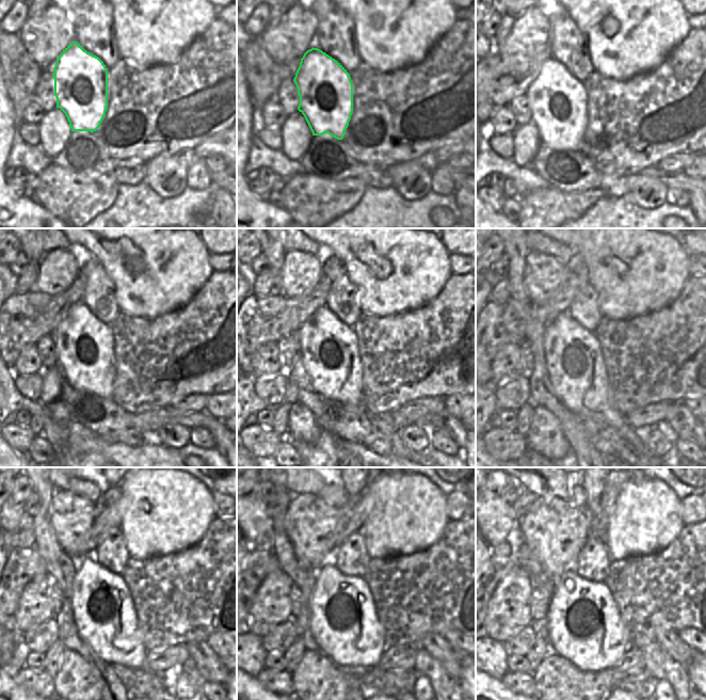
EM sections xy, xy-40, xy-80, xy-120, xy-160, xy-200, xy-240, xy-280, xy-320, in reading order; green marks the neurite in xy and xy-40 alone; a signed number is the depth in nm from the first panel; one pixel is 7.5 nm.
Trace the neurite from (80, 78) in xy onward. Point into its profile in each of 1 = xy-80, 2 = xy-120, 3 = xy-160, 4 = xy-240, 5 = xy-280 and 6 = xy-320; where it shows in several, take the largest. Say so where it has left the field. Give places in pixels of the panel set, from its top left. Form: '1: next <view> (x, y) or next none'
1: next xy-80 (559, 101)
2: next xy-120 (83, 346)
3: next xy-160 (330, 354)
4: next xy-240 (105, 617)
5: next xy-280 (343, 622)
6: next xy-320 (583, 625)

